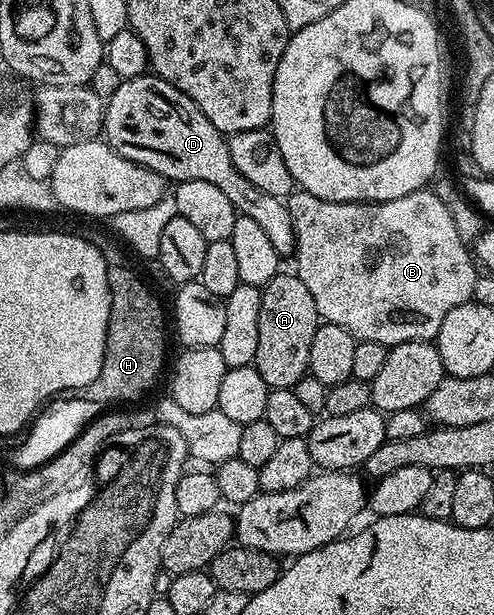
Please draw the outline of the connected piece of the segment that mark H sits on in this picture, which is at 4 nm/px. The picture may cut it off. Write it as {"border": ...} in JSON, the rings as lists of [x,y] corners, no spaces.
{"border":[[[143,282],[142,289],[110,289],[108,346],[102,369],[78,395],[88,403],[132,403],[156,383],[164,367],[164,311],[153,288]]]}

